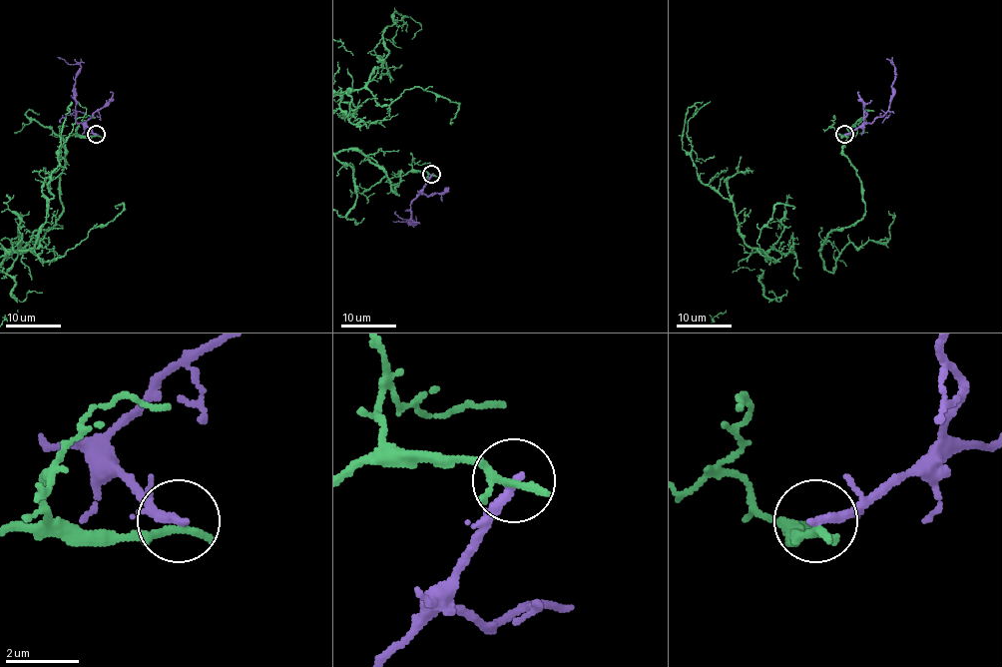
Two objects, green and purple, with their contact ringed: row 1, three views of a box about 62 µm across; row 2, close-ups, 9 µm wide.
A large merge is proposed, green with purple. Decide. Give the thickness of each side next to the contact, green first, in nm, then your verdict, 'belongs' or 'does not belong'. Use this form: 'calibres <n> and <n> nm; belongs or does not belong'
calibres 280 and 260 nm; does not belong

